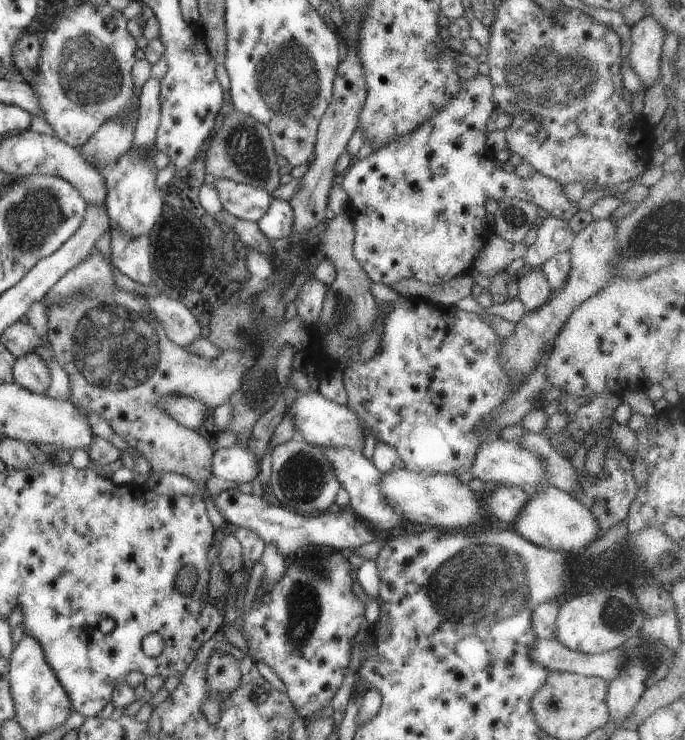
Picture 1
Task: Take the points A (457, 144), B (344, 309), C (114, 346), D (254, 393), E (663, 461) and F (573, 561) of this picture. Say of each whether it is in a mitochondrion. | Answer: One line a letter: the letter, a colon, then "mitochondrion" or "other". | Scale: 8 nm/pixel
A: other
B: mitochondrion
C: mitochondrion
D: mitochondrion
E: other
F: other

